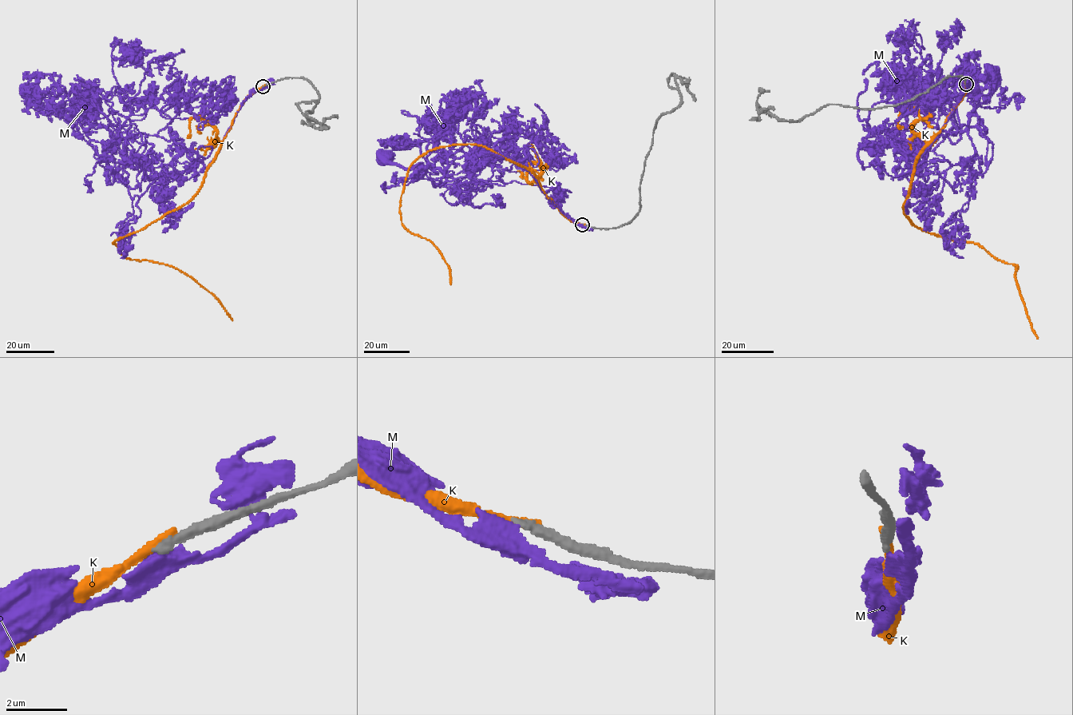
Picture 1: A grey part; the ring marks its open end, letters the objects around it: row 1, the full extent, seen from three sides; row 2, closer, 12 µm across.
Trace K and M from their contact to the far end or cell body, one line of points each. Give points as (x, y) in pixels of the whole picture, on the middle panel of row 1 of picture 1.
K: (582, 224), (532, 172), (488, 148), (427, 151), (409, 167), (401, 222), (436, 246), (450, 284)
M: (583, 224), (509, 158), (441, 183), (438, 168), (384, 158)

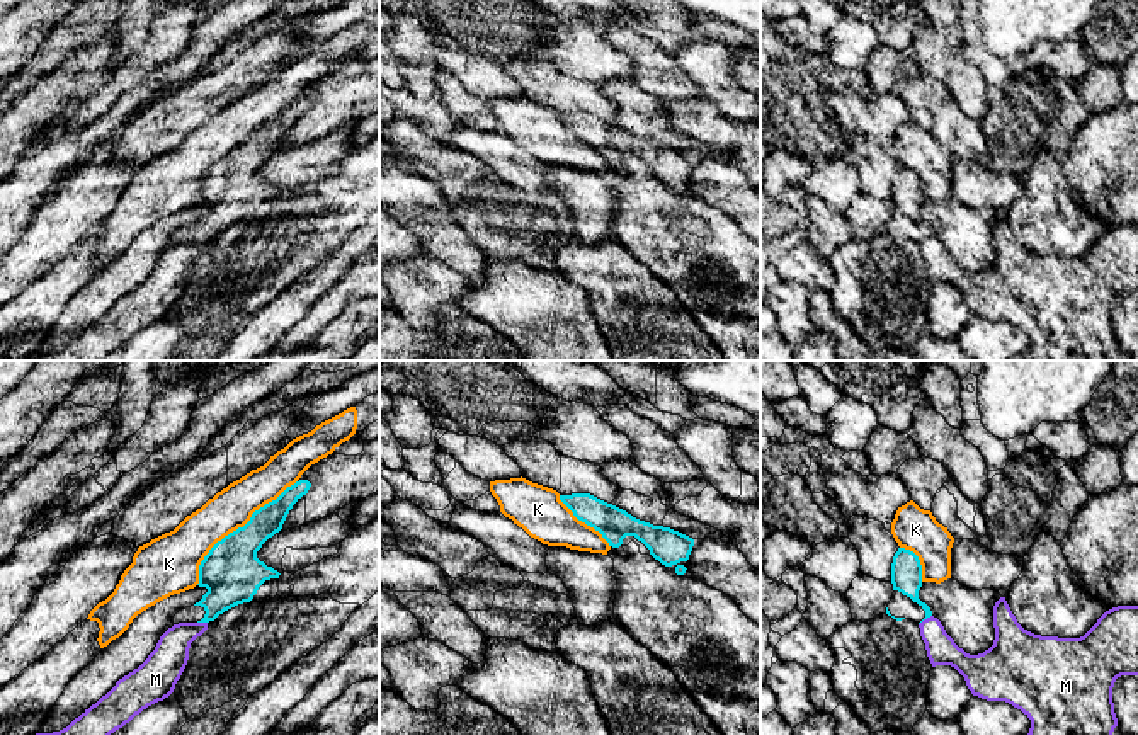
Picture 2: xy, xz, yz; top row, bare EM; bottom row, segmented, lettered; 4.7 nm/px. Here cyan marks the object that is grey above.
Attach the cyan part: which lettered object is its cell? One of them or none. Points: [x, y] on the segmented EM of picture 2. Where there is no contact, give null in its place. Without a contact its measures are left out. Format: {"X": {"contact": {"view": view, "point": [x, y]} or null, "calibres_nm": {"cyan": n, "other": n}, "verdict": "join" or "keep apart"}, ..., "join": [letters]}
{"K": {"contact": {"view": "xy", "point": [238, 528]}, "calibres_nm": {"cyan": 280, "other": 200}, "verdict": "keep apart"}, "M": {"contact": {"view": "yz", "point": [924, 618]}, "calibres_nm": {"cyan": 140, "other": 140}, "verdict": "keep apart"}, "join": []}

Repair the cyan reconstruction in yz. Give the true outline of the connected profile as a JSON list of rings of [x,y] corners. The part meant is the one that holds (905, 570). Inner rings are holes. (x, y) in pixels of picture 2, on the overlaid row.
[[[898,548],[891,563],[893,597],[886,614],[896,621],[912,619],[922,623],[932,616],[930,607],[919,599],[922,587],[922,565],[919,556],[905,548]]]

